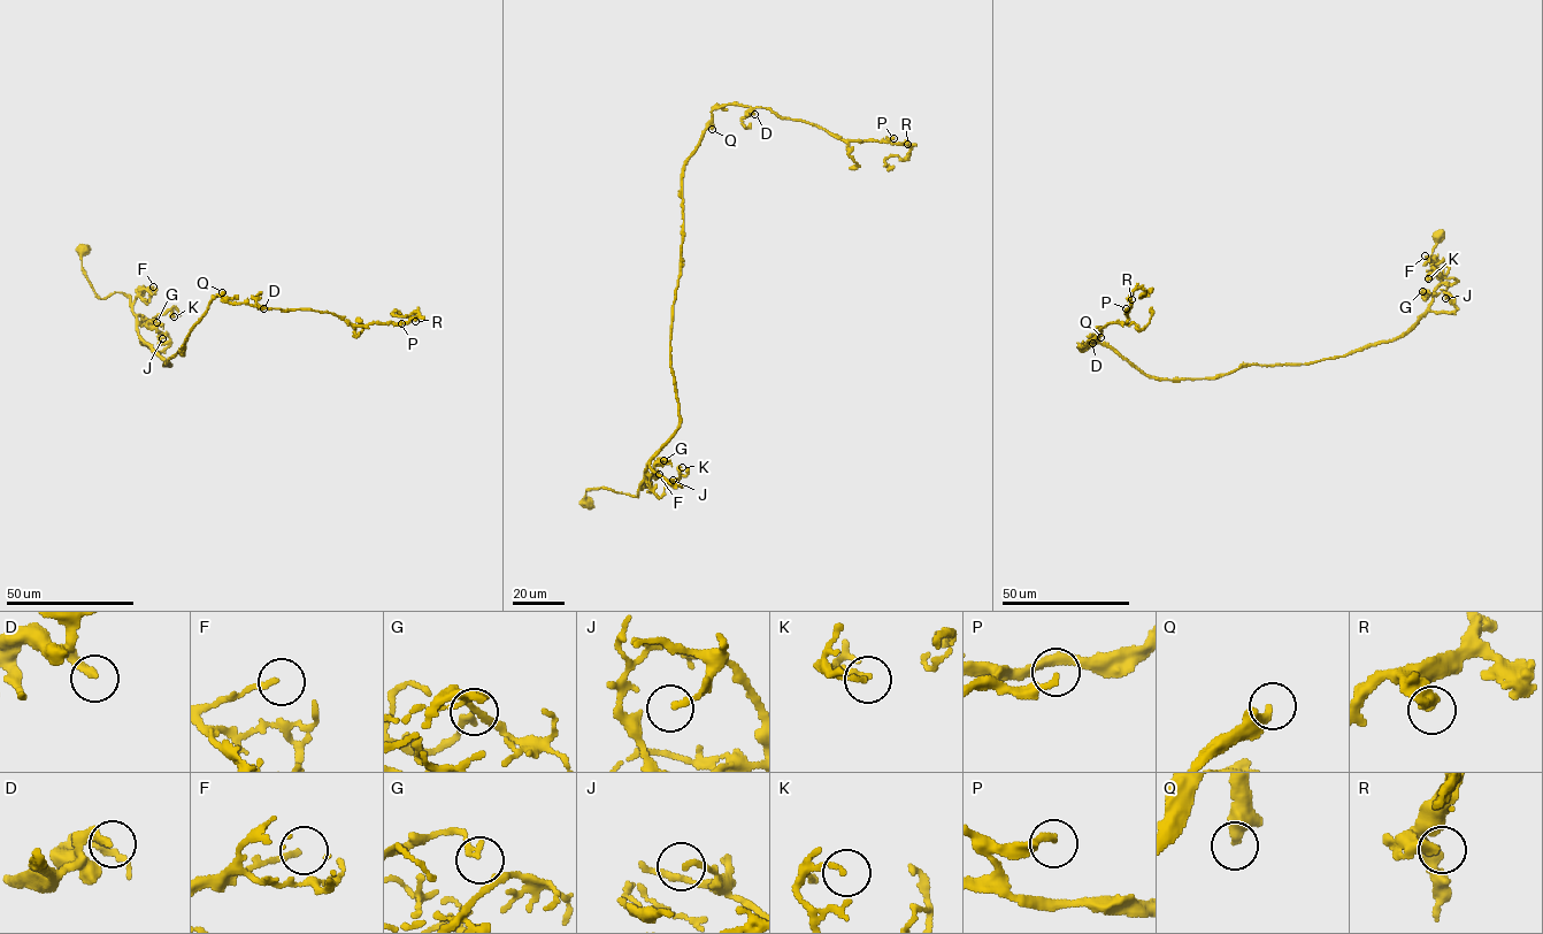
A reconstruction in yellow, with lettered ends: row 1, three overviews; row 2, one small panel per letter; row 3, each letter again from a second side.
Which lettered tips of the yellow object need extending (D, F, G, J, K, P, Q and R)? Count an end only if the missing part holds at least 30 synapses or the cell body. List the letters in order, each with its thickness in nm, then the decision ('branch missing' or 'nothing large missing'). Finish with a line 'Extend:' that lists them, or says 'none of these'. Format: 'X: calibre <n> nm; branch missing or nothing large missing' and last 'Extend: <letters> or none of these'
D: calibre 280 nm; nothing large missing
F: calibre 150 nm; nothing large missing
G: calibre 120 nm; nothing large missing
J: calibre 170 nm; nothing large missing
K: calibre 130 nm; nothing large missing
P: calibre 220 nm; nothing large missing
Q: calibre 320 nm; branch missing
R: calibre 360 nm; nothing large missing
Extend: Q

